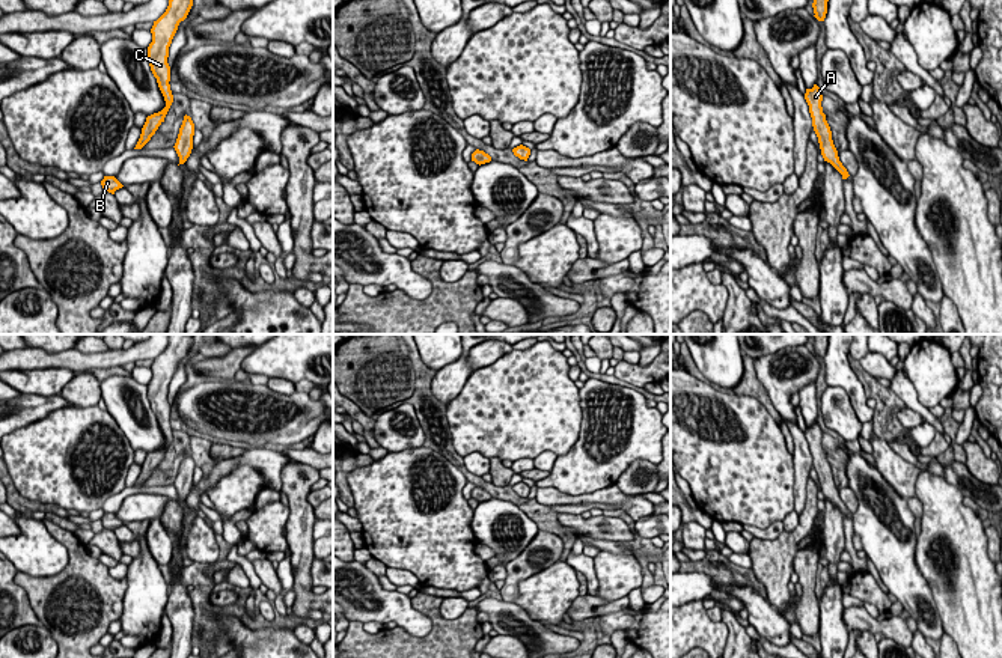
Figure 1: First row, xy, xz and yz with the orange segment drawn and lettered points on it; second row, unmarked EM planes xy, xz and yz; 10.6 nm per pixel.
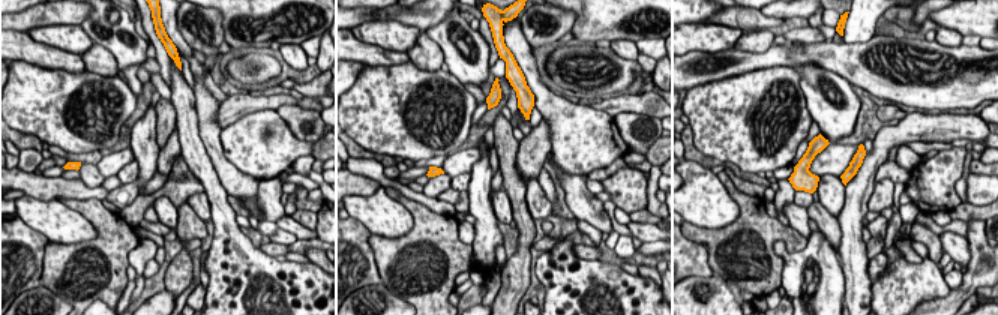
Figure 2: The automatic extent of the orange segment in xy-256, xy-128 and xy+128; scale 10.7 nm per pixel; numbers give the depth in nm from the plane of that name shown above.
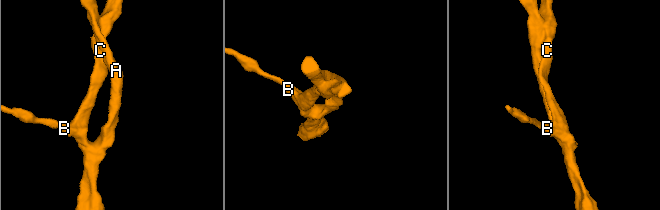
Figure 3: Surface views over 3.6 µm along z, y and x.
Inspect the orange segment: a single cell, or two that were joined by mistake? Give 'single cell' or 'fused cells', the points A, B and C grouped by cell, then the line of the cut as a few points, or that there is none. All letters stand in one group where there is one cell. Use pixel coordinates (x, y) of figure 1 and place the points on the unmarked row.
single cell; A B C; no cut

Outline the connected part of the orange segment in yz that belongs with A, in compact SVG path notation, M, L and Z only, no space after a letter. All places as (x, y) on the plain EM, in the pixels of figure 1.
M817 422L812 426L806 426L805 437L809 443L809 450L812 455L812 464L818 474L821 492L824 498L830 500L841 512L842 516L847 516L850 512L847 506L842 503L838 494L838 488L832 477L832 468L826 458L826 452L823 450L821 438L823 432Z

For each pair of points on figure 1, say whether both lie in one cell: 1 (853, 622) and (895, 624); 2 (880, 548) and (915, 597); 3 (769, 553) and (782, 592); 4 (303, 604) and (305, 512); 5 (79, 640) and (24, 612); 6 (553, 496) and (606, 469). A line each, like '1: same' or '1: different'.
1: same
2: same
3: same
4: same
5: different
6: different

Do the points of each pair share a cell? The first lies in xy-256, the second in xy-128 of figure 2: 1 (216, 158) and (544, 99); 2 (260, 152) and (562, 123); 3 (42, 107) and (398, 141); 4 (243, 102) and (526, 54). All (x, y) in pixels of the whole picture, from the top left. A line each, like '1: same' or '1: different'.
1: different
2: same
3: same
4: different

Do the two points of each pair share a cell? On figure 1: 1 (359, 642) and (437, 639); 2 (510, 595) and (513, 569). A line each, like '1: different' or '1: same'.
1: same
2: same

